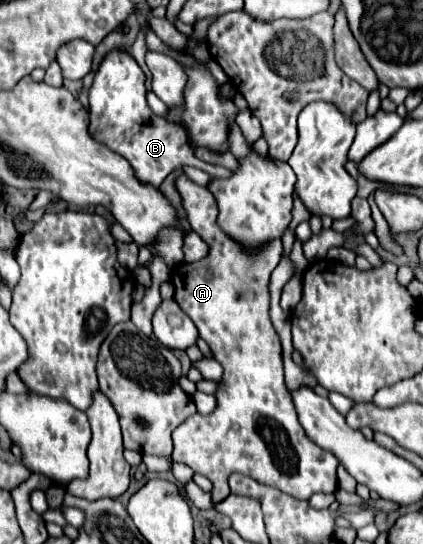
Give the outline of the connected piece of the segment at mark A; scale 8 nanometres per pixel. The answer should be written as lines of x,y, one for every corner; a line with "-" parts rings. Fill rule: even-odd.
184,173
176,177
176,189
182,197
182,207
186,209
190,227
208,241
208,255
194,263
182,263
172,271
172,285
174,285
174,299
178,301
180,309
196,323
200,337
208,343
214,353
214,359
224,367
224,377
216,389
216,409
208,415
192,415
184,421
174,433
174,453
172,461
182,461
184,465
192,467
196,473
208,477
212,481
212,501
220,503
230,495
228,477
232,473
244,473
250,477
260,477
264,485
276,487
296,499
308,499
314,493
334,493
338,489
336,467
338,459
332,457
326,449
320,449
316,443
308,441
304,429
300,429
300,421
296,417
290,391
284,383
284,369
282,369
282,347
280,339
270,323
268,317
268,279
274,267
280,263
282,257
282,243
272,241
264,253
248,253
236,245
218,225
216,225
216,201
212,193
190,181

